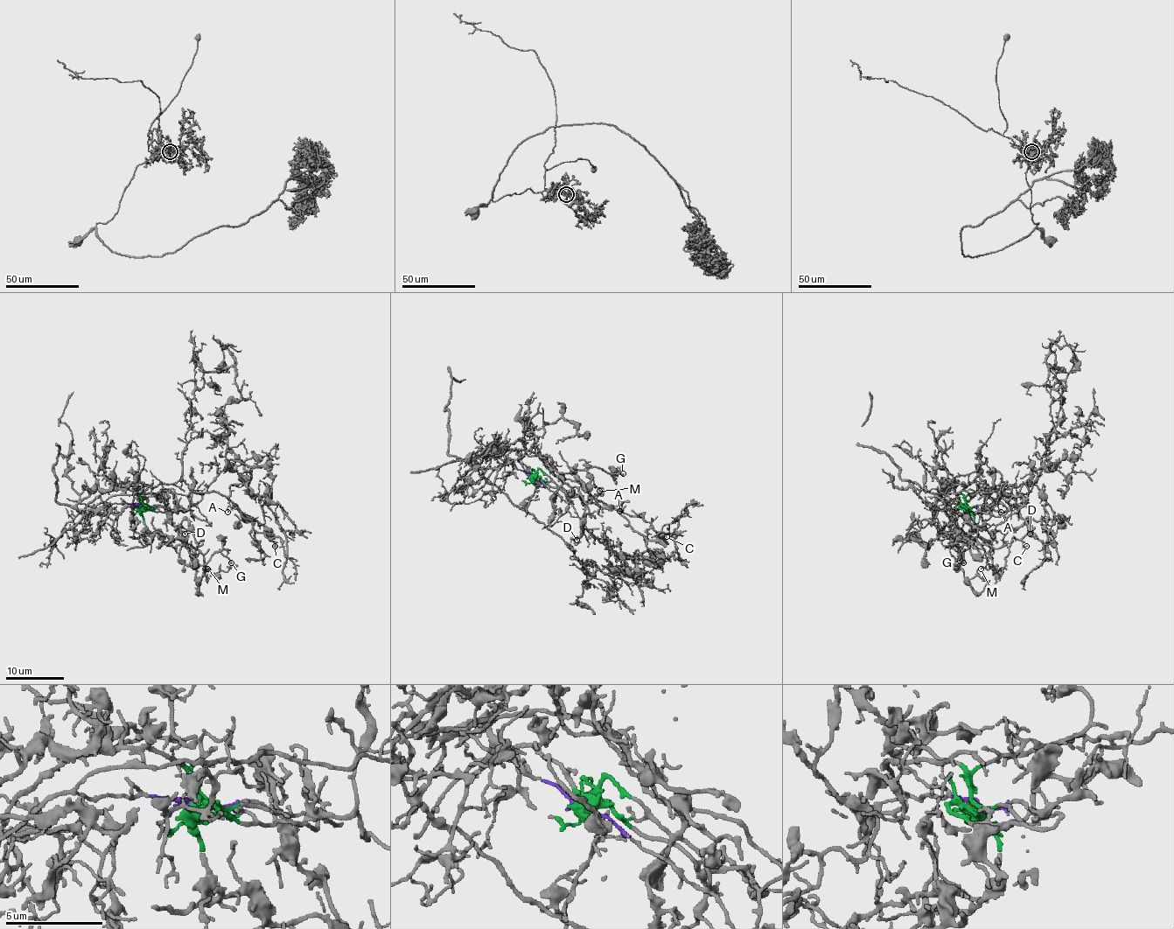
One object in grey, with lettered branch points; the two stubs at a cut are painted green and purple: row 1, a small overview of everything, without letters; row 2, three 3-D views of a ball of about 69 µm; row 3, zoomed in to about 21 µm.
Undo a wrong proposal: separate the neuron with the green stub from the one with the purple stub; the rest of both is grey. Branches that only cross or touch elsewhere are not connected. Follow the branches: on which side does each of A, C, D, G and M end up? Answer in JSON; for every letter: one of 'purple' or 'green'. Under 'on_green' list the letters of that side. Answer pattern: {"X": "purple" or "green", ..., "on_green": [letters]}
{"A": "purple", "C": "purple", "D": "green", "G": "green", "M": "green", "on_green": ["D", "G", "M"]}

